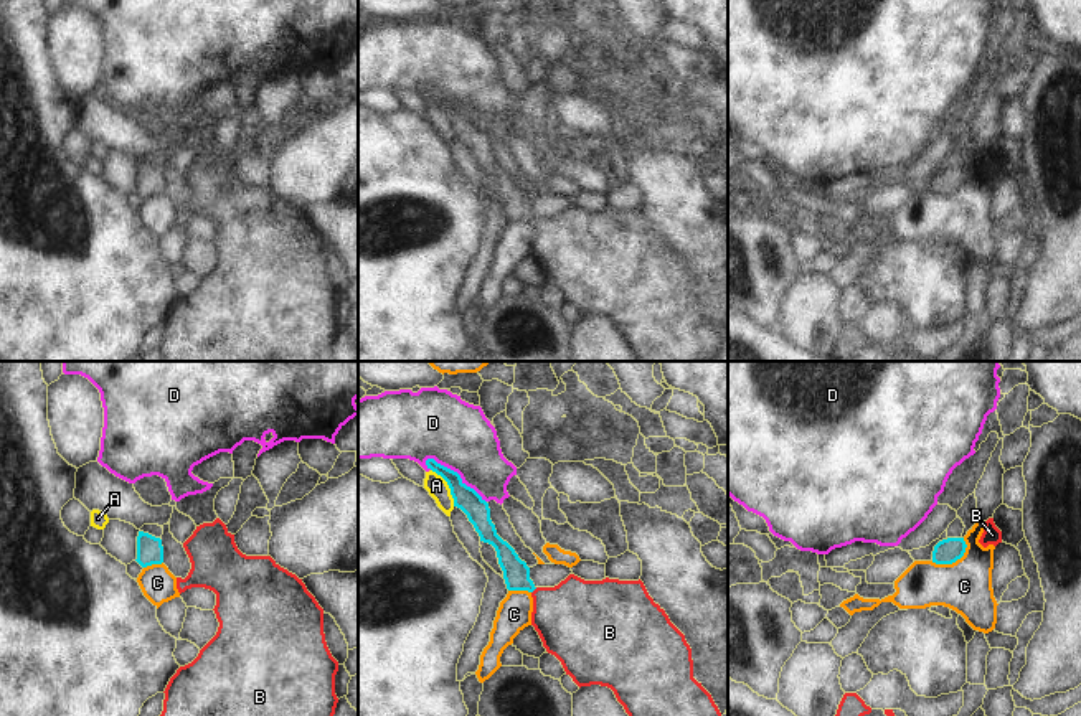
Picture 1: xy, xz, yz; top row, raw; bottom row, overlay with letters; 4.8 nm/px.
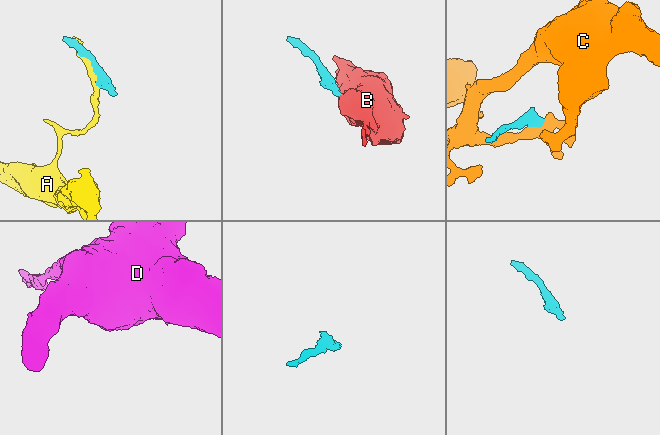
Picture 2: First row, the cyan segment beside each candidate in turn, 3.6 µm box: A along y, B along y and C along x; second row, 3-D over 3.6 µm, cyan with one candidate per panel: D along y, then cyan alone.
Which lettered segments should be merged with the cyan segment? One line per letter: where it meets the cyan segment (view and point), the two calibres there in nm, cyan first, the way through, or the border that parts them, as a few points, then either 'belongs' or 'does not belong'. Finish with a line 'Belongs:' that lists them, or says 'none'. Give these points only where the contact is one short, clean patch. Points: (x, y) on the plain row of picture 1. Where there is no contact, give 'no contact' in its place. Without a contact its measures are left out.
A: contact xz (449, 117); calibres 120 and 100 nm; does not belong
B: contact xz (533, 220); calibres 130 and 380 nm; way xz (515, 202), (533, 220), (560, 244), (575, 249); belongs
C: contact yz (954, 192); calibres 120 and 260 nm; border yz (964, 169), (966, 180), (959, 188), (951, 193), (931, 192); does not belong
D: contact xz (456, 103); calibres 120 and 340 nm; does not belong
Belongs: B

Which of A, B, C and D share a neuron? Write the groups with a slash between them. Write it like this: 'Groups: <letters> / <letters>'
Groups: A / B / C / D.

